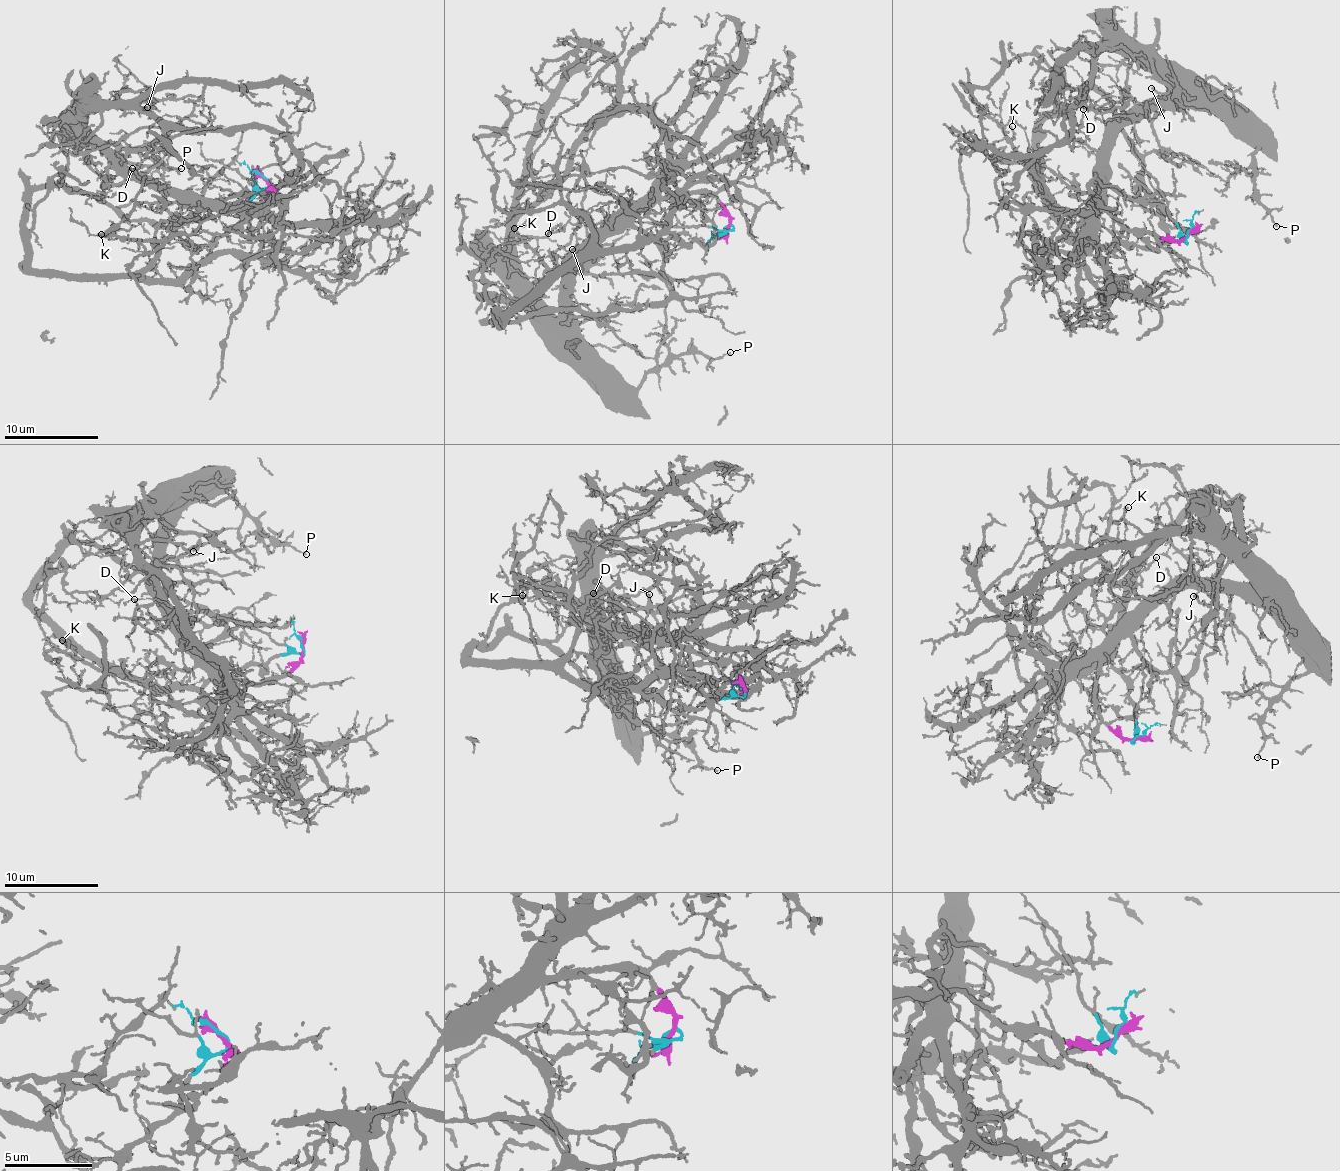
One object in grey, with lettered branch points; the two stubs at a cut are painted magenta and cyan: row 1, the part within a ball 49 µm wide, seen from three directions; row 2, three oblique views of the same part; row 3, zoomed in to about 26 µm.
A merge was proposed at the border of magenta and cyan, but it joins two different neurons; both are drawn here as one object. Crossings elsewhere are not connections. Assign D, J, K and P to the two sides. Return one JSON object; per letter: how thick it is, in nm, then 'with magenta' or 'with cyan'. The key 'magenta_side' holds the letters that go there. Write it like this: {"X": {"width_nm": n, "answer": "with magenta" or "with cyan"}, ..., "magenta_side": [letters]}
{"D": {"width_nm": 120, "answer": "with magenta"}, "J": {"width_nm": 150, "answer": "with magenta"}, "K": {"width_nm": 90, "answer": "with cyan"}, "P": {"width_nm": 130, "answer": "with magenta"}, "magenta_side": ["D", "J", "P"]}

